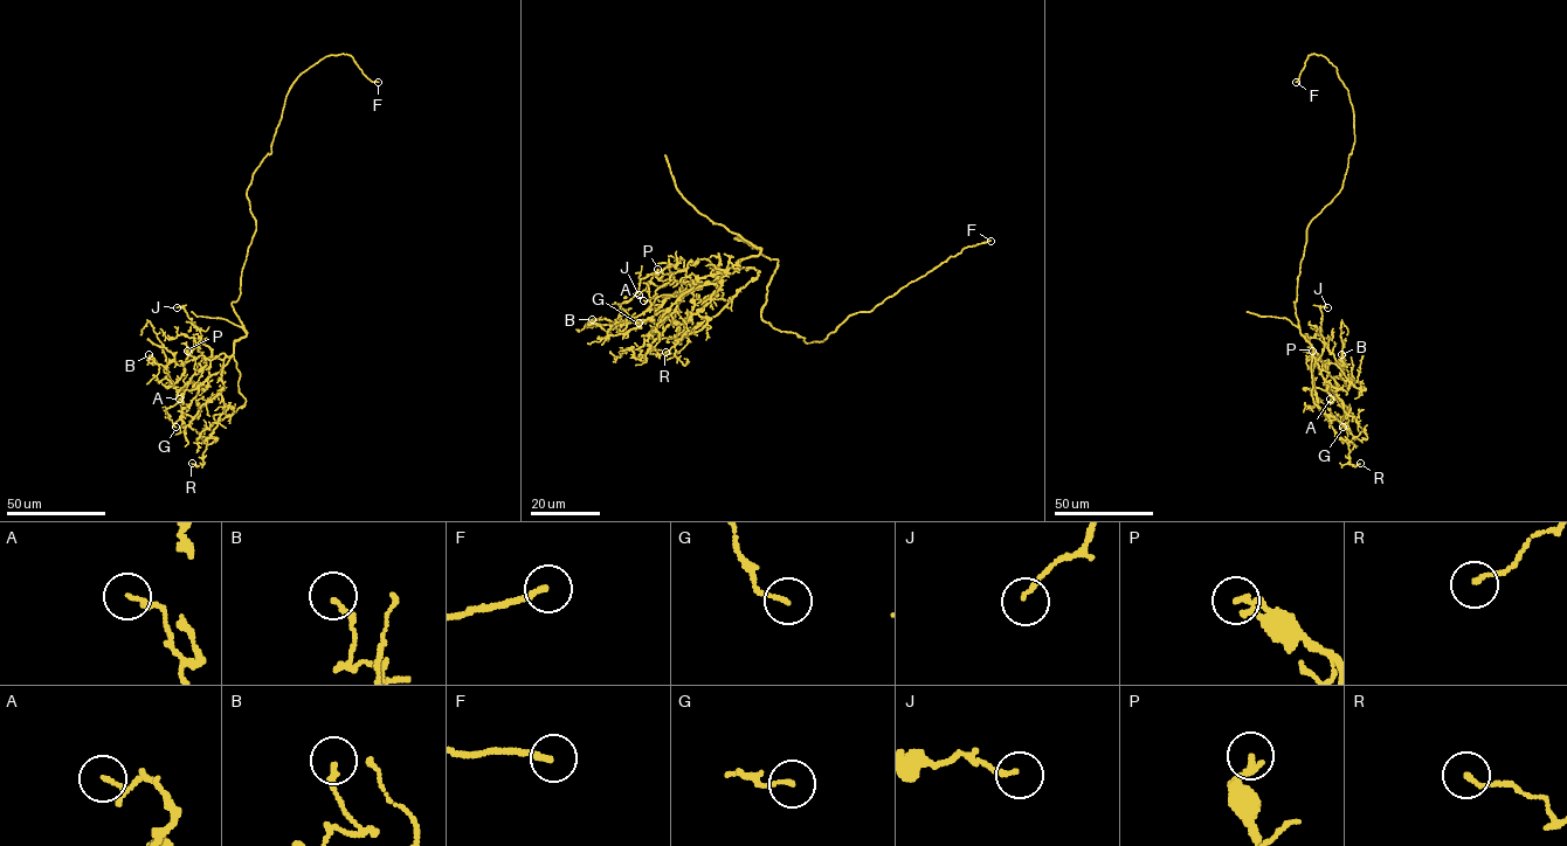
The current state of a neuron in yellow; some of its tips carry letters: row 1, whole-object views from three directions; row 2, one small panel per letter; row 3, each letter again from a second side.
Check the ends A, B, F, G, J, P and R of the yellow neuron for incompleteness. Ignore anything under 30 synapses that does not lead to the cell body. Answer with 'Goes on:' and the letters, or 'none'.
Goes on: none

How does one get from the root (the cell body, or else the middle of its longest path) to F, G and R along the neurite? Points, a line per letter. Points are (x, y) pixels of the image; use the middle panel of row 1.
F: (775, 259), (760, 317), (809, 342), (823, 340), (849, 316), (870, 311), (965, 248), (991, 241)
G: (775, 259), (736, 237), (760, 251), (716, 283), (658, 296), (621, 325), (639, 323)
R: (775, 259), (736, 237), (760, 251), (732, 274), (717, 270), (722, 285), (697, 313), (708, 321), (665, 352)

